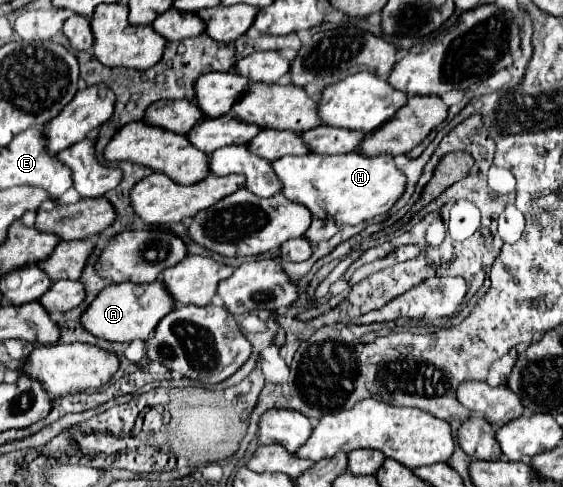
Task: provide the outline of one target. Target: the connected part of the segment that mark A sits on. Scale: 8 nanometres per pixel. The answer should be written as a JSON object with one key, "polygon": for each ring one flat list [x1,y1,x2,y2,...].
{"polygon":[[155,280,151,284,133,284,133,282,111,284,99,292,99,296,81,316,81,324,91,334,113,342,147,340,149,334,157,328,159,320,165,318,165,314,169,314,175,308,173,302,175,302,173,296,167,292,161,280]]}

